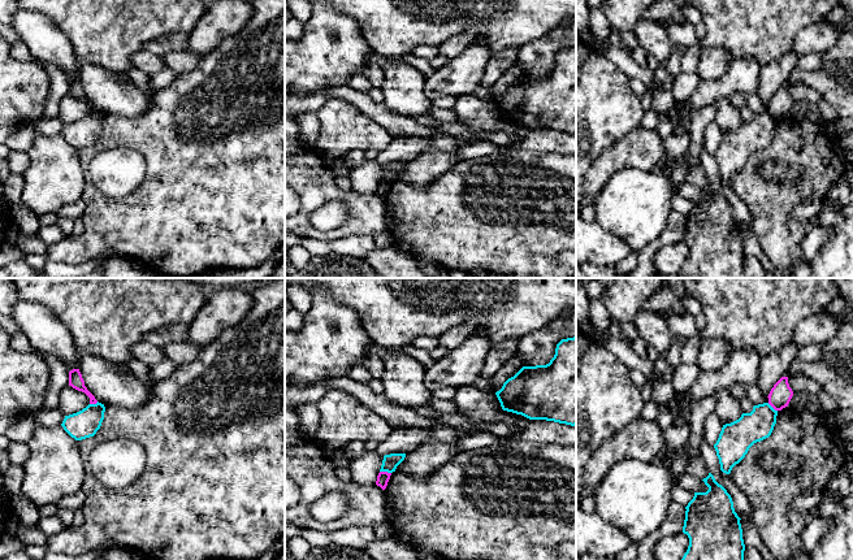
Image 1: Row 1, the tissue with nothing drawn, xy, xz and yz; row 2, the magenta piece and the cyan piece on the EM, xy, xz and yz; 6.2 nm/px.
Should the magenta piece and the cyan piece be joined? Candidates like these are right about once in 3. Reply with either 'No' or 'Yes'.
No

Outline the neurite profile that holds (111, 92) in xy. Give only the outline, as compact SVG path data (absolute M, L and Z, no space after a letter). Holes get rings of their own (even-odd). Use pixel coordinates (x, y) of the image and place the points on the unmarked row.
M79 58L79 81L87 99L104 114L137 118L150 108L150 96L139 91L127 78L126 73L114 73Z

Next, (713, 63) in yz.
M702 47L696 74L702 81L715 81L724 75L733 60L722 48Z

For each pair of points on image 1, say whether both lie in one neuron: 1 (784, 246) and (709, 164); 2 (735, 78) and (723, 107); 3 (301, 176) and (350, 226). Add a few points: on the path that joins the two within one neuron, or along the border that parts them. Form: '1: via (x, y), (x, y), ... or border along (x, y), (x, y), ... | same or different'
1: border along (728, 183), (747, 205), (752, 217), (750, 226) | different
2: border along (727, 98), (719, 98), (713, 104) | different
3: via (319, 189), (342, 195), (353, 208) | same

